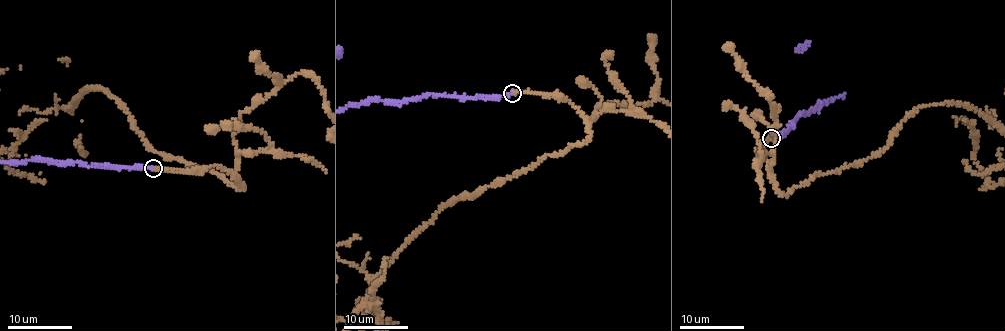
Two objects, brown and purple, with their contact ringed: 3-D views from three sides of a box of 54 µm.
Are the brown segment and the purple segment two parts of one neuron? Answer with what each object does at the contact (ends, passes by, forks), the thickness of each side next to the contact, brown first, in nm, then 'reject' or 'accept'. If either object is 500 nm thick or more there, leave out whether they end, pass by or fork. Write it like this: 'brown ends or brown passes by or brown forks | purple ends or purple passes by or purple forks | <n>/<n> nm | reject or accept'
brown ends | purple ends | 220/240 nm | accept

